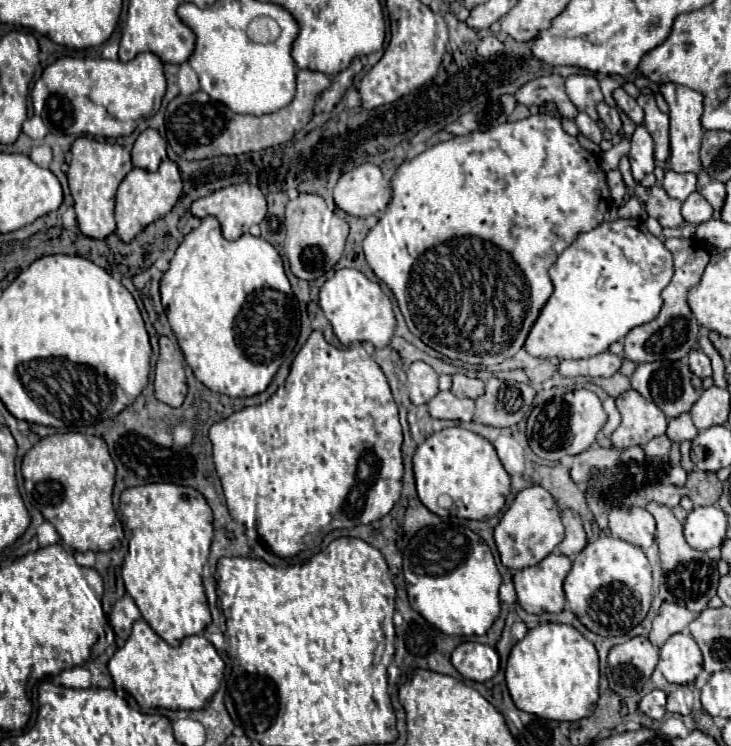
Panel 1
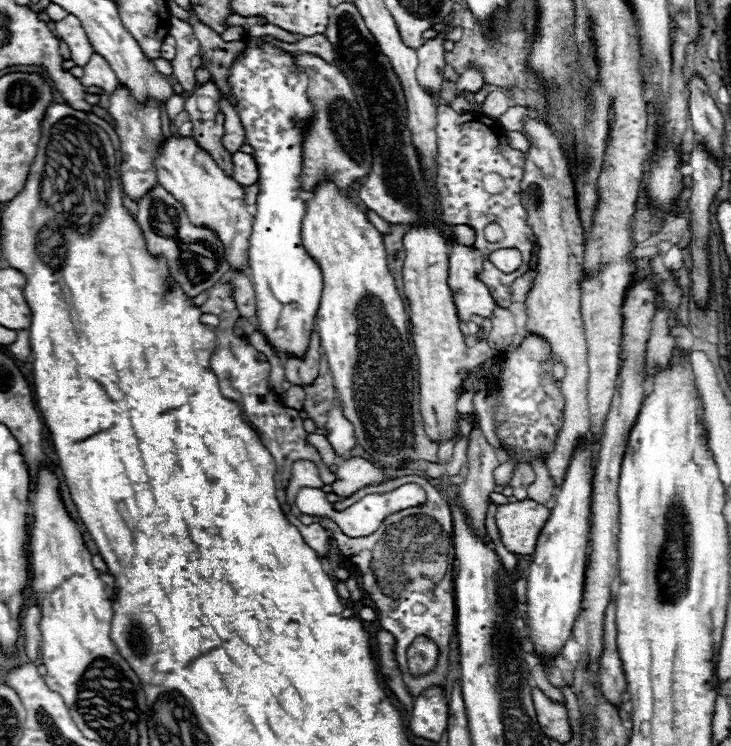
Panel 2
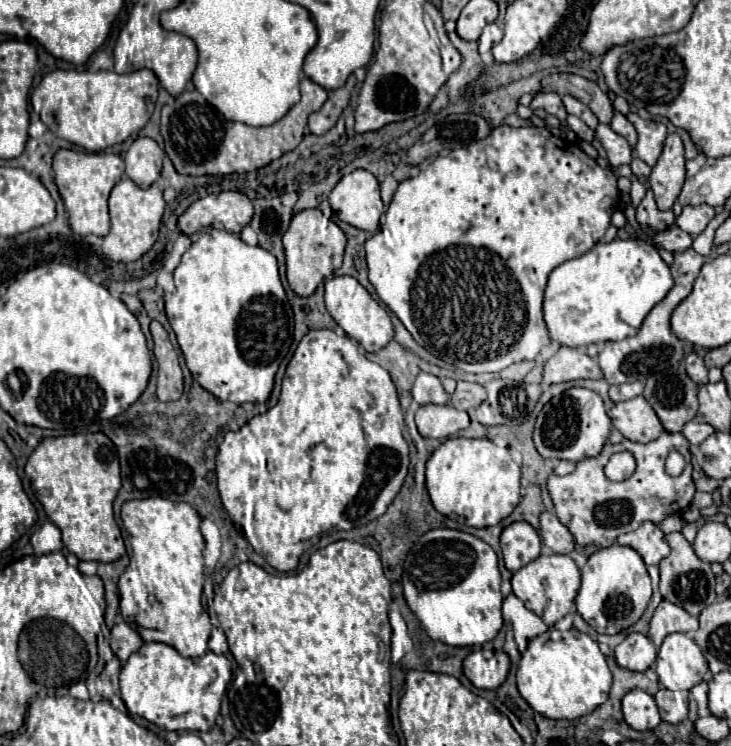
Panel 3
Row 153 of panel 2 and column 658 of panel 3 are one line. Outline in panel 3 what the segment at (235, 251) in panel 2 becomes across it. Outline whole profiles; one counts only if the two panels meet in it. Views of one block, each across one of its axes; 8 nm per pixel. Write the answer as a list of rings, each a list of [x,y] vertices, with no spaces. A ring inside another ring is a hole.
[[[668,134],[664,150],[650,172],[650,188],[654,192],[658,208],[672,208],[678,198],[686,176],[686,156],[684,144],[678,134]]]

